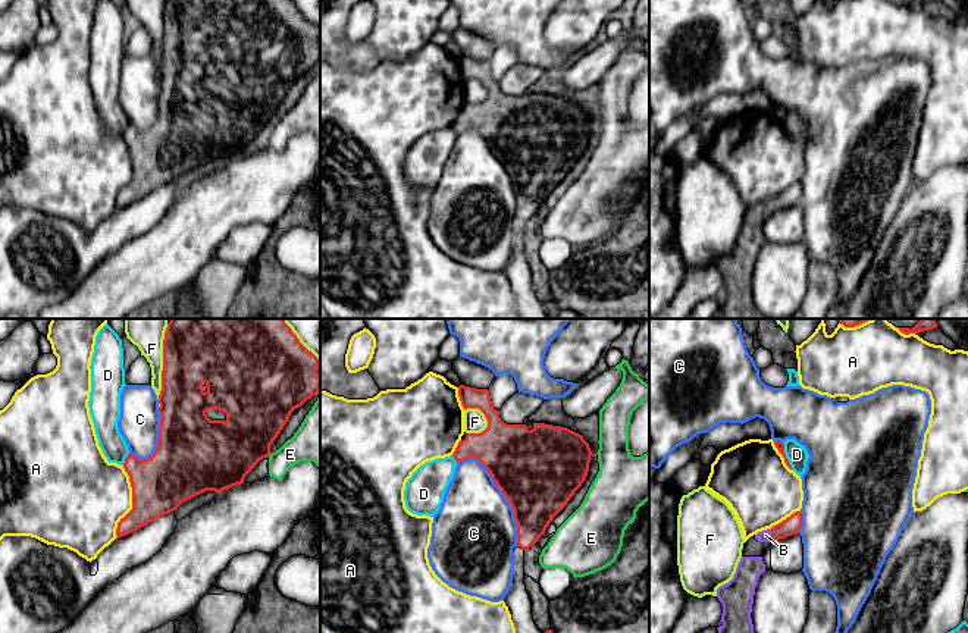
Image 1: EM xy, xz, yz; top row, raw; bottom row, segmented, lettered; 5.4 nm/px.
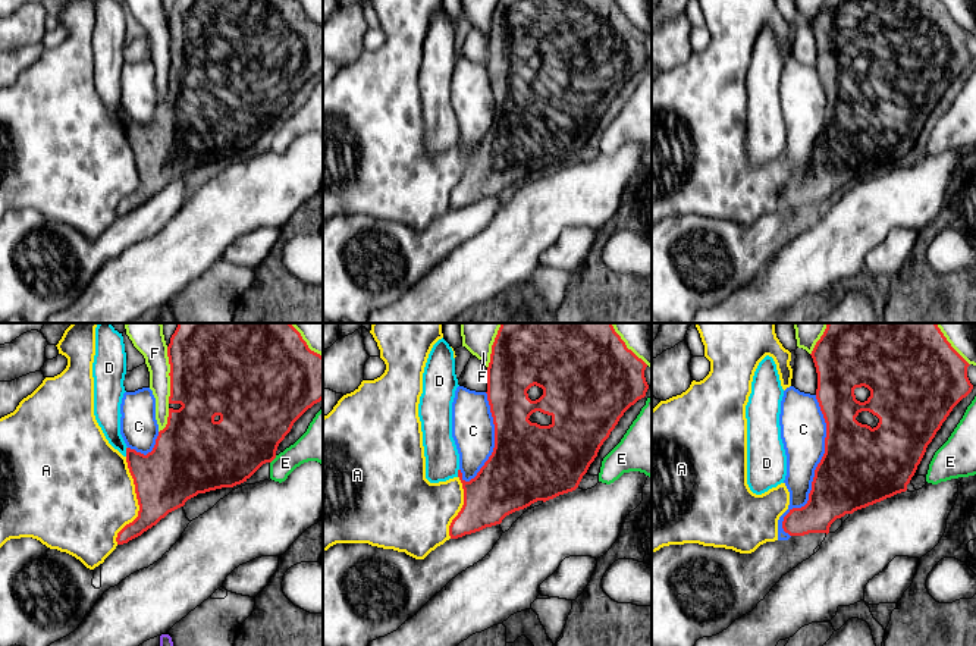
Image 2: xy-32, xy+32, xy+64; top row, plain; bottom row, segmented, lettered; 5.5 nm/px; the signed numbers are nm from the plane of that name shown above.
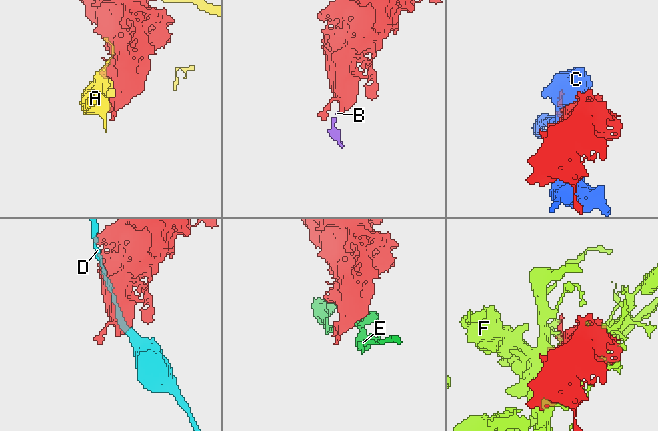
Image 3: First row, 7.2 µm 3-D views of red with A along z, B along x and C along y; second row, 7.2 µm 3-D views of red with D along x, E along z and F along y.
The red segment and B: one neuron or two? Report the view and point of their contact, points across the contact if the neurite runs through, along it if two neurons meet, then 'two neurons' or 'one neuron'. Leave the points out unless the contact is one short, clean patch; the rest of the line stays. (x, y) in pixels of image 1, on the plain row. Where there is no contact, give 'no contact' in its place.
contact yz (771, 206); one neuron

